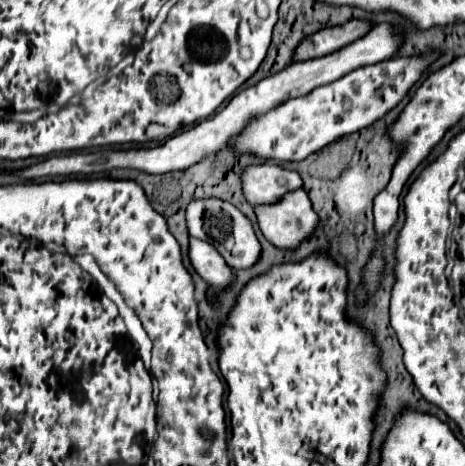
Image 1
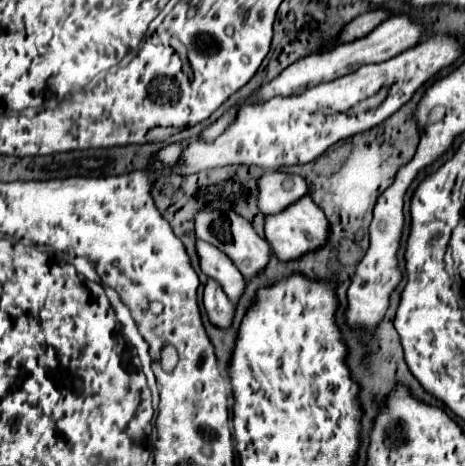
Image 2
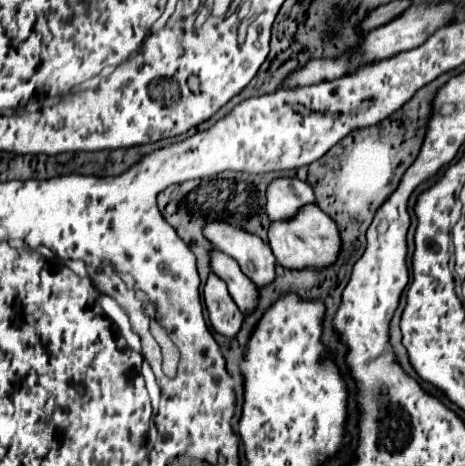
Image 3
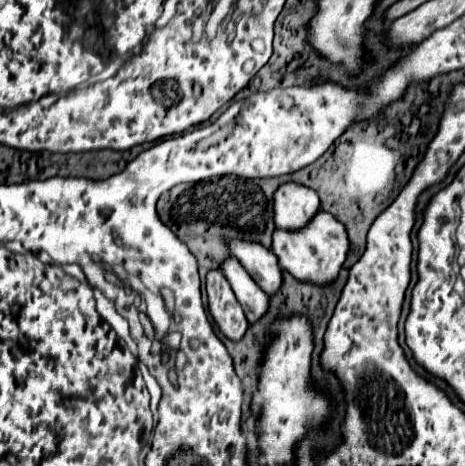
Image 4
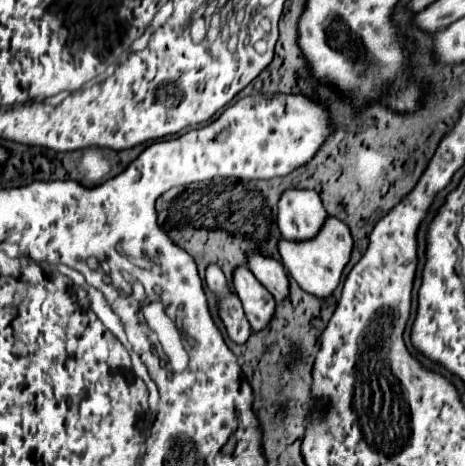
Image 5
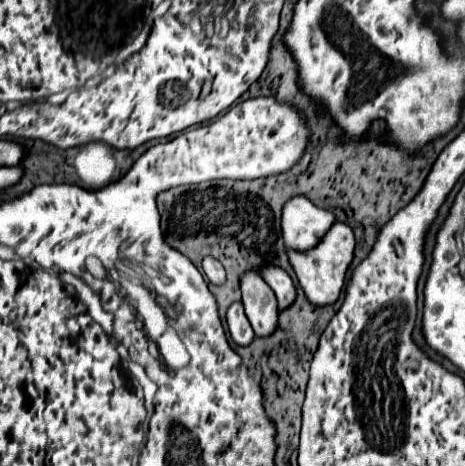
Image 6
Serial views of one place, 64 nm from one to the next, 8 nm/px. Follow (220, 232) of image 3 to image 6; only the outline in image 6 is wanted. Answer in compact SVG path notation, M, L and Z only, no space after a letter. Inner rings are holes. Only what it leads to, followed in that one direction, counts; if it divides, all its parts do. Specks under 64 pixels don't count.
M264 268L262 270L262 278L270 284L270 288L274 290L276 298L278 298L278 306L280 310L288 308L288 304L292 304L292 300L296 300L296 286L292 282L292 278L282 270L282 268Z

